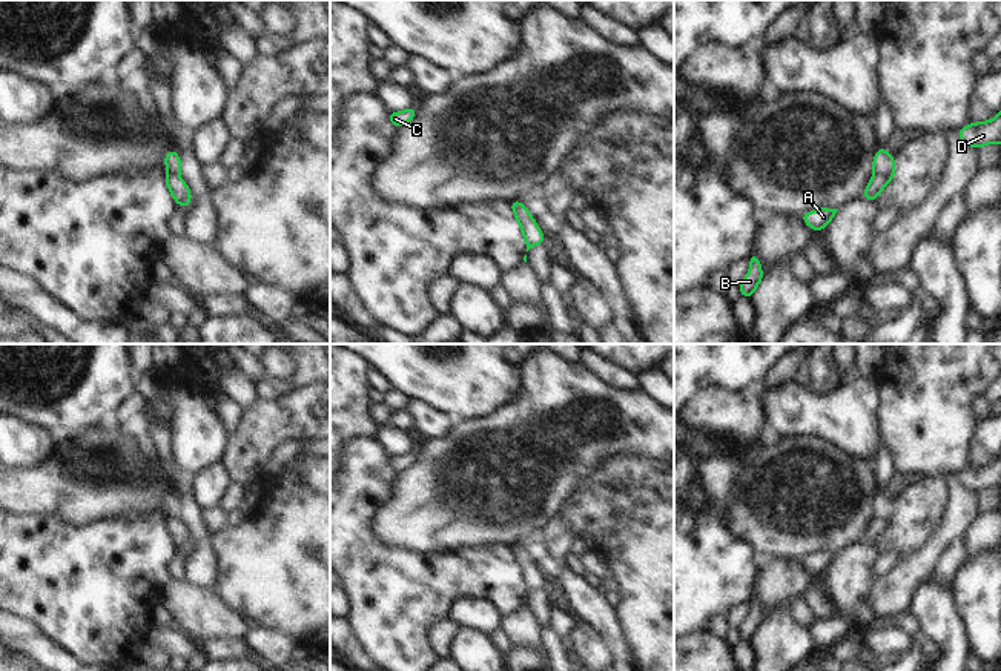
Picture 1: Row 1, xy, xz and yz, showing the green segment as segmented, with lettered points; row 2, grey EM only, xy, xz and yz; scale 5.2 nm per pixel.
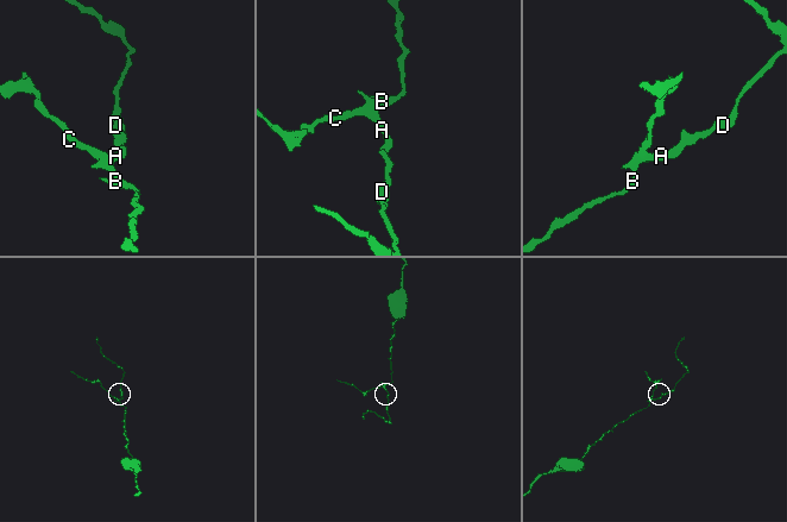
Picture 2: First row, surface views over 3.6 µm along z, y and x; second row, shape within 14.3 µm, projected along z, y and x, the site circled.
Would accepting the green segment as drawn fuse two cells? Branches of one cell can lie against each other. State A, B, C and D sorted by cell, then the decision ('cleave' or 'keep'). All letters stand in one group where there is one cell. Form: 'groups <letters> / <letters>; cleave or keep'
groups A B C D; keep

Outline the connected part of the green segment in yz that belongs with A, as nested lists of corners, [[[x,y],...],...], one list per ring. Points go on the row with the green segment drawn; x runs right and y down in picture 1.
[[[820,207],[815,210],[804,212],[801,215],[803,223],[812,229],[821,232],[834,220],[838,209]]]

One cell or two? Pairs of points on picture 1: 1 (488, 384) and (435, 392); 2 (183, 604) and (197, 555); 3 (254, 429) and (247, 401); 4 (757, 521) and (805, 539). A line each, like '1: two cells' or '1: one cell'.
1: one cell
2: two cells
3: two cells
4: one cell

